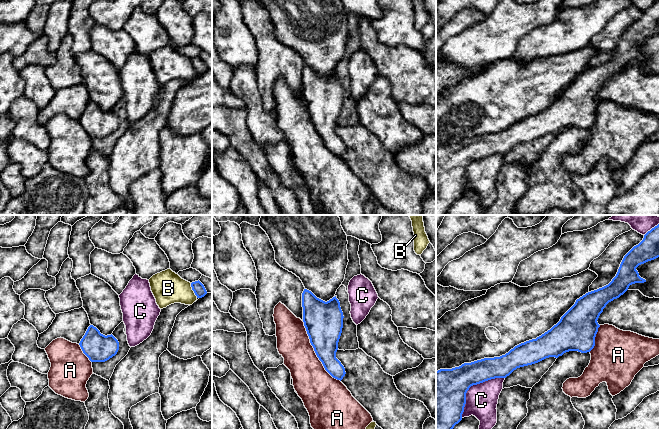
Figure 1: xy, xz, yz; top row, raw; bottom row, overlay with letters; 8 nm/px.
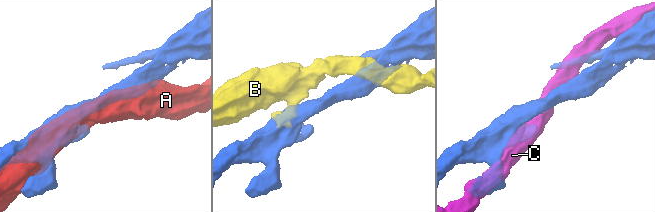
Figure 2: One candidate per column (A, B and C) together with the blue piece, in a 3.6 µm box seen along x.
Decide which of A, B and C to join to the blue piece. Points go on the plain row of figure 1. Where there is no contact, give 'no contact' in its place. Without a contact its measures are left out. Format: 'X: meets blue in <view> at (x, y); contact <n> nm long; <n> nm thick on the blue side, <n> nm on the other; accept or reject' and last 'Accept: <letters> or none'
A: meets blue in xz at (315, 128); contact 600 nm long; 300 nm thick on the blue side, 300 nm on the other; reject
B: meets blue in xy at (192, 65); contact 130 nm long; 90 nm thick on the blue side, 260 nm on the other; reject
C: meets blue in yz at (472, 161); contact 480 nm long; 380 nm thick on the blue side, 260 nm on the other; reject
Accept: none

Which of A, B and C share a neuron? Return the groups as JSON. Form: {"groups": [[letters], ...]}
{"groups": [["A"], ["B"], ["C"]]}

